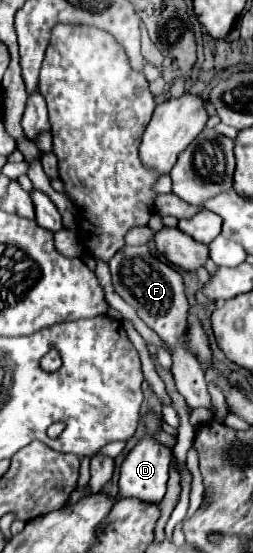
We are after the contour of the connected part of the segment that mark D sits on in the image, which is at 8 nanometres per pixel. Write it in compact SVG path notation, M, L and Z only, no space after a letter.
M149 410L143 416L143 424L145 424L145 434L141 436L141 440L135 444L135 448L125 456L123 464L121 464L121 478L119 478L119 496L127 498L127 496L135 496L141 498L145 502L161 502L161 498L165 496L167 490L167 478L169 478L169 462L171 462L171 448L163 446L155 434L161 430L163 420Z

